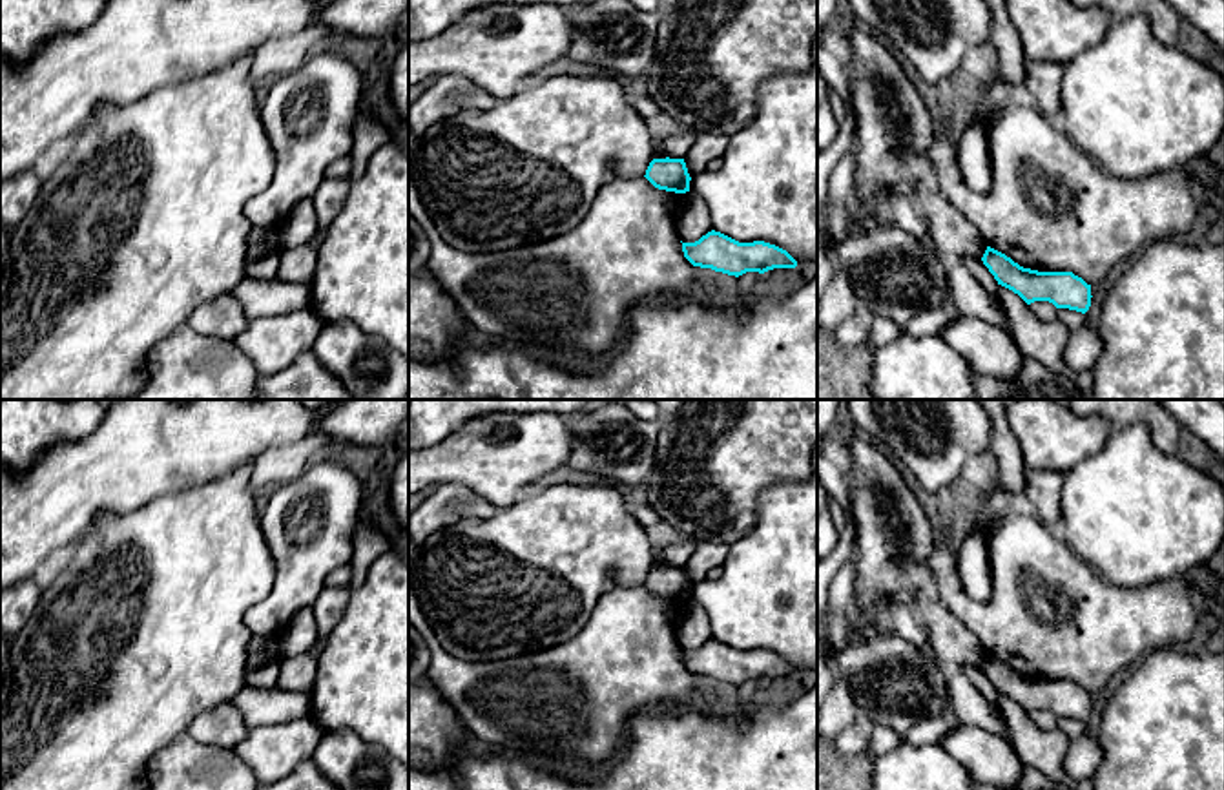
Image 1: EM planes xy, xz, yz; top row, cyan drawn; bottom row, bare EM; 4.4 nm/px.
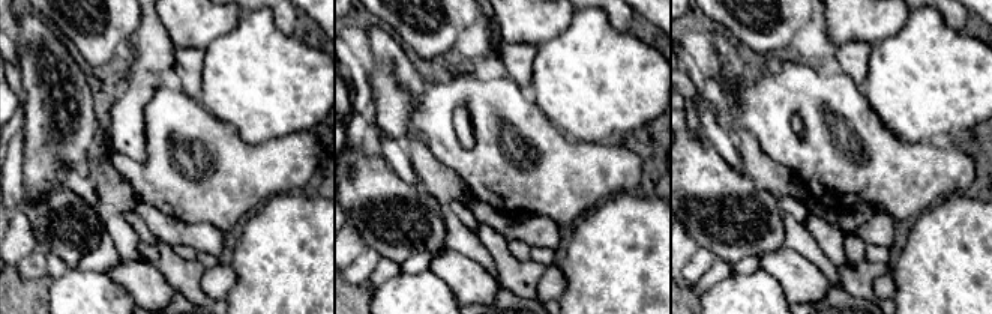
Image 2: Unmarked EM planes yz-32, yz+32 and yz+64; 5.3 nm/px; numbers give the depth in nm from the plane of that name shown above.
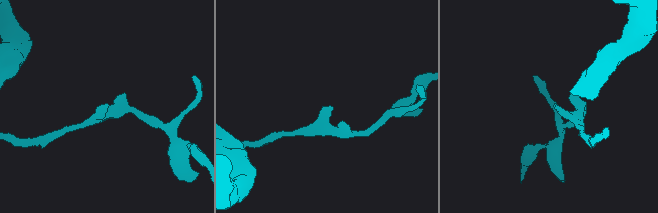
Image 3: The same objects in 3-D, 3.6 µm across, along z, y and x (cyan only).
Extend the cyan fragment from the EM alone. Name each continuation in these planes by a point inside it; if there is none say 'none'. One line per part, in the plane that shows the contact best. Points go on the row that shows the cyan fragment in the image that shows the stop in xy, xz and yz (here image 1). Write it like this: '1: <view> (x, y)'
none

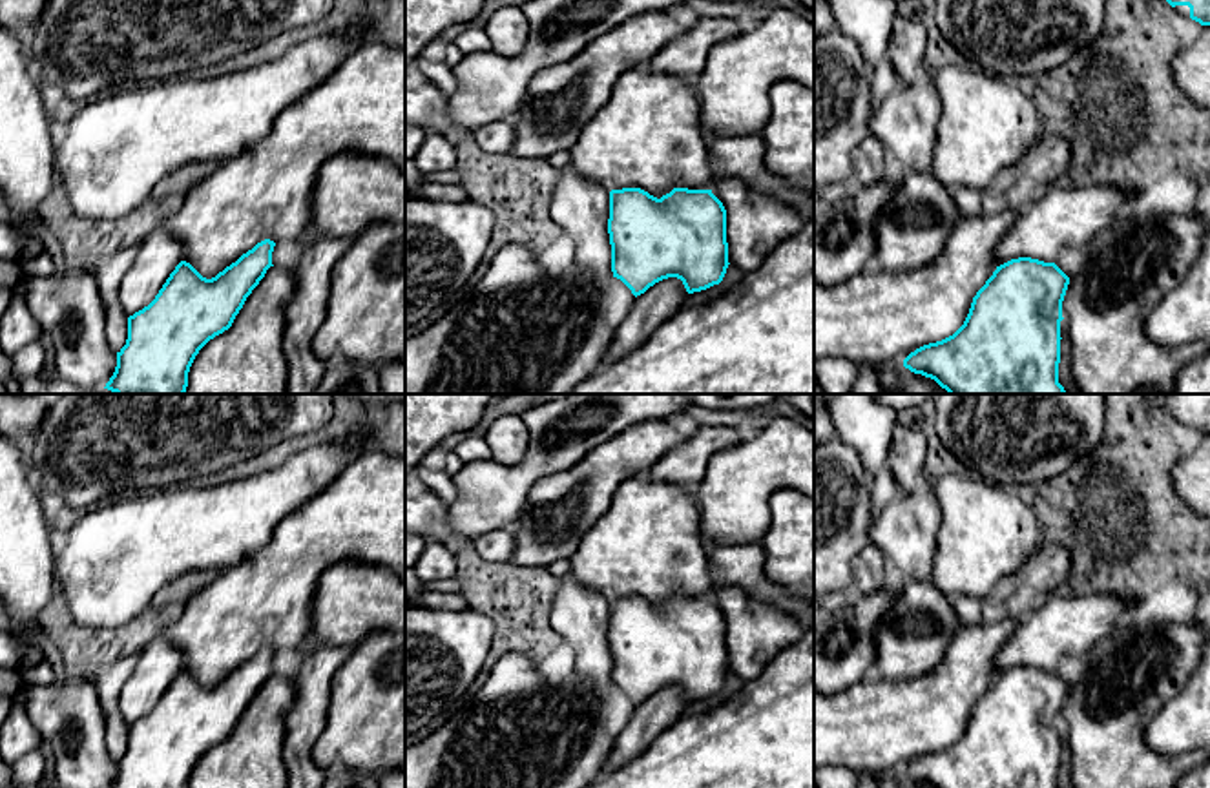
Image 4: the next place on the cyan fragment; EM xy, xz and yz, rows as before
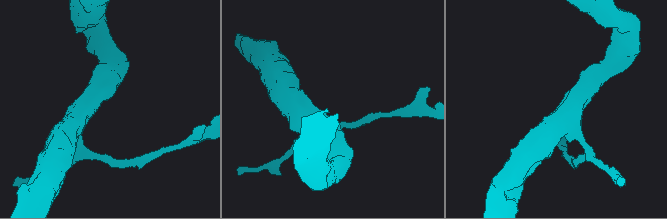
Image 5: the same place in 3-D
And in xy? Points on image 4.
1: xy (161, 252)

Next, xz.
1: xz (579, 207)

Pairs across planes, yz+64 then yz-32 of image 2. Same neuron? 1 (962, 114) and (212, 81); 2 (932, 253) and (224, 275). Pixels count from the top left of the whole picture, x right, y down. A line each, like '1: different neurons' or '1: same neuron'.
1: same neuron
2: different neurons

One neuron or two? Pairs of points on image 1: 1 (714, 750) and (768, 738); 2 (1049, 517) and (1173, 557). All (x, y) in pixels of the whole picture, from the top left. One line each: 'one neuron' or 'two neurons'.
1: one neuron
2: two neurons

